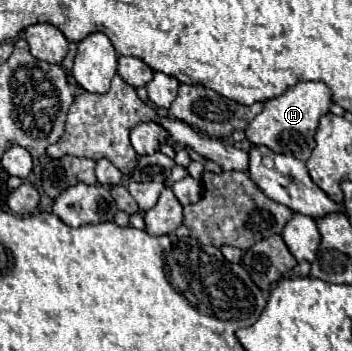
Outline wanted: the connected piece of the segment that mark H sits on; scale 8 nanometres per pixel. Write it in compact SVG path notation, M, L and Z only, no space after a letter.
M322 81L298 83L292 89L288 89L282 97L266 101L264 111L250 121L246 137L252 145L266 145L274 153L292 155L300 161L308 161L310 153L316 147L314 133L318 129L320 117L330 111L330 105L332 105L332 91L326 83Z

